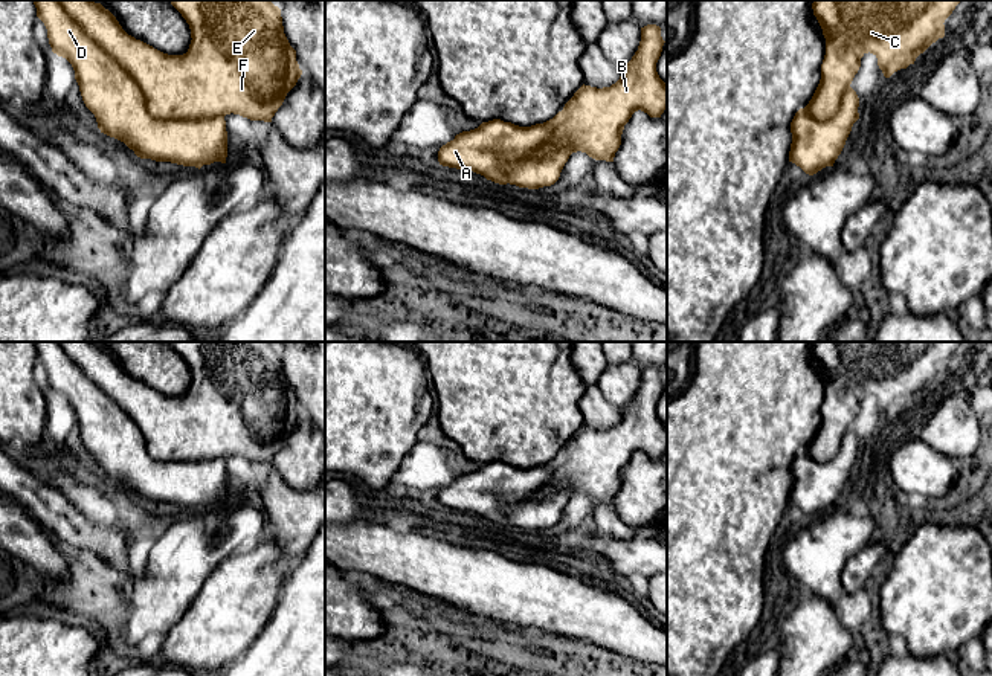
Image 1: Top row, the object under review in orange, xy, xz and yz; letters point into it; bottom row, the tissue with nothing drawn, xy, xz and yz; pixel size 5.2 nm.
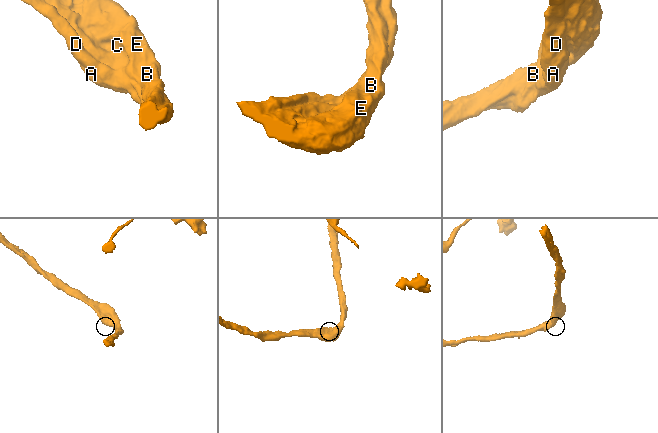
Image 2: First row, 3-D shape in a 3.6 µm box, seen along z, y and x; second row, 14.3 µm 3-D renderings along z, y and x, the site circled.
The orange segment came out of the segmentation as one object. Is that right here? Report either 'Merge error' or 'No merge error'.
No merge error

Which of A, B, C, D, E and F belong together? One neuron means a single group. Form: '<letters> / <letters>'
A B C D E F

